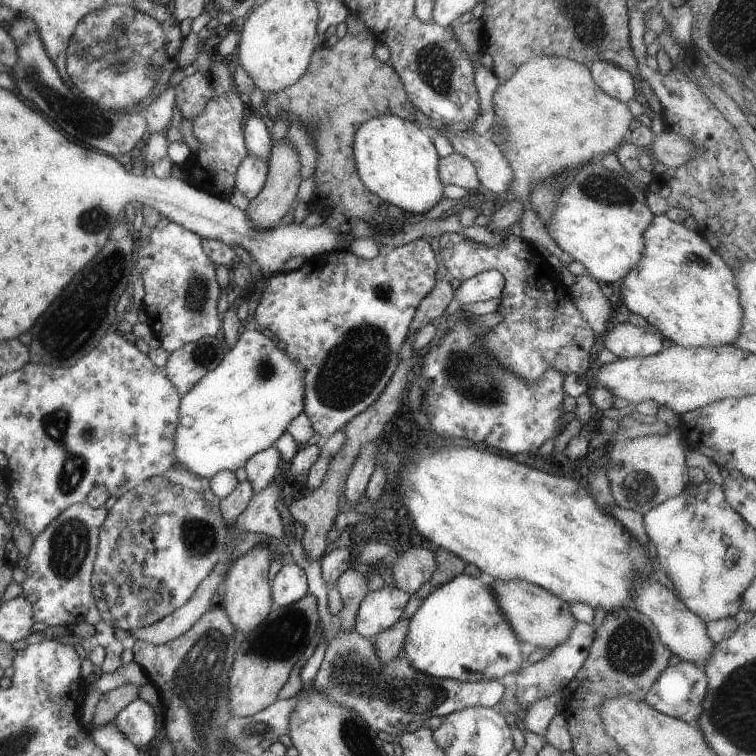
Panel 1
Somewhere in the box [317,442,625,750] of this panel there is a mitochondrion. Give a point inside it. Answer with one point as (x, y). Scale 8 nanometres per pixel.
(353, 674)

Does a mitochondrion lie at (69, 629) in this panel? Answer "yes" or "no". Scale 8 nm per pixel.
no

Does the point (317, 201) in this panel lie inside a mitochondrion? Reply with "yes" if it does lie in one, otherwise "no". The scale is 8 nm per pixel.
no

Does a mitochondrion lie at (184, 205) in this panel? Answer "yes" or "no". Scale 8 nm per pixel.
no

